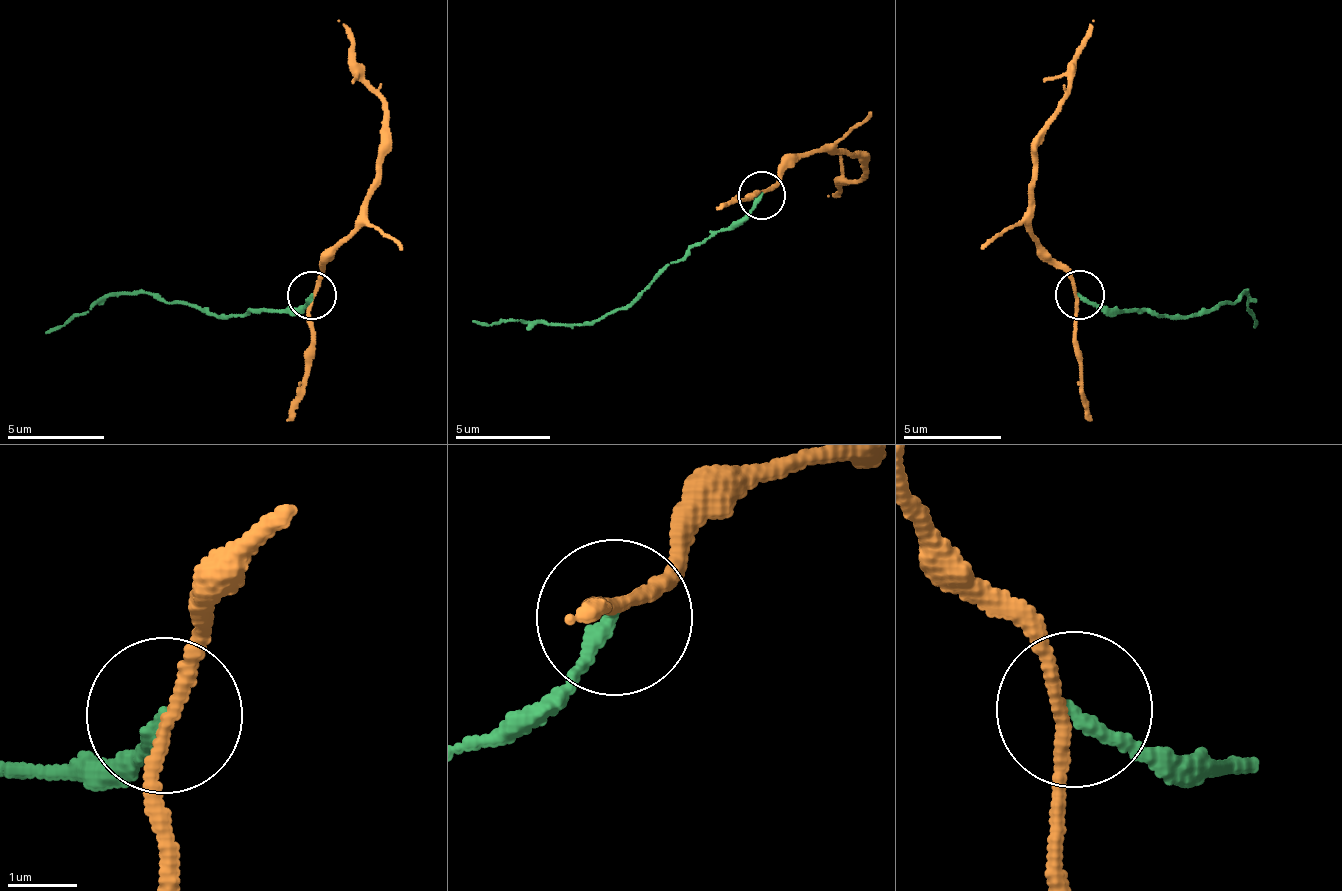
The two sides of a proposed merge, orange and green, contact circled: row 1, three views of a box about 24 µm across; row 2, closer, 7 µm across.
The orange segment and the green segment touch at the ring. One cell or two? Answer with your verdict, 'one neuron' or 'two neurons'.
two neurons

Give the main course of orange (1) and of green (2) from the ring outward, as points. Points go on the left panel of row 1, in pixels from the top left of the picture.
1: (312, 296), (320, 268), (349, 231), (380, 154), (383, 99), (360, 74), (339, 19)
2: (313, 296), (302, 309), (250, 307), (242, 316), (201, 313), (157, 296), (109, 291), (46, 334)

